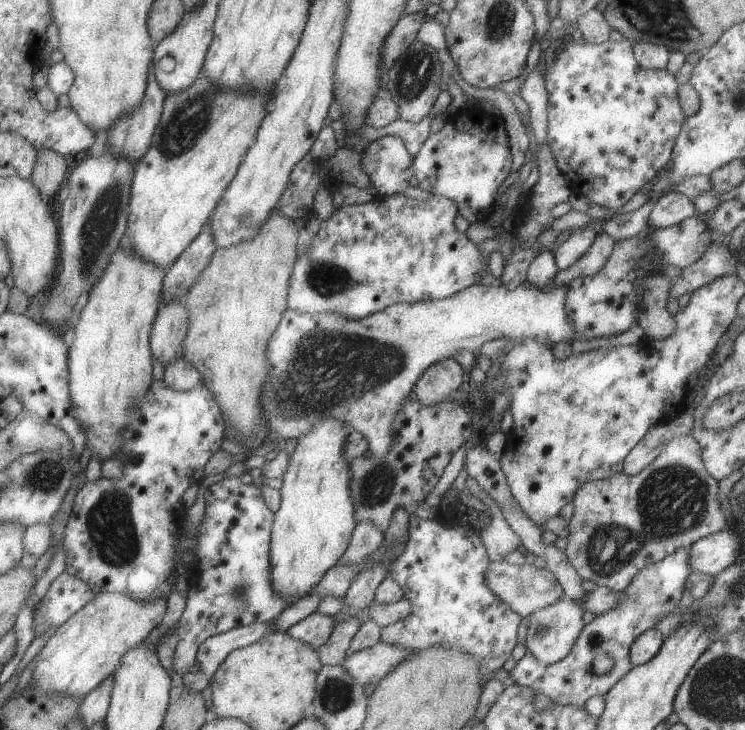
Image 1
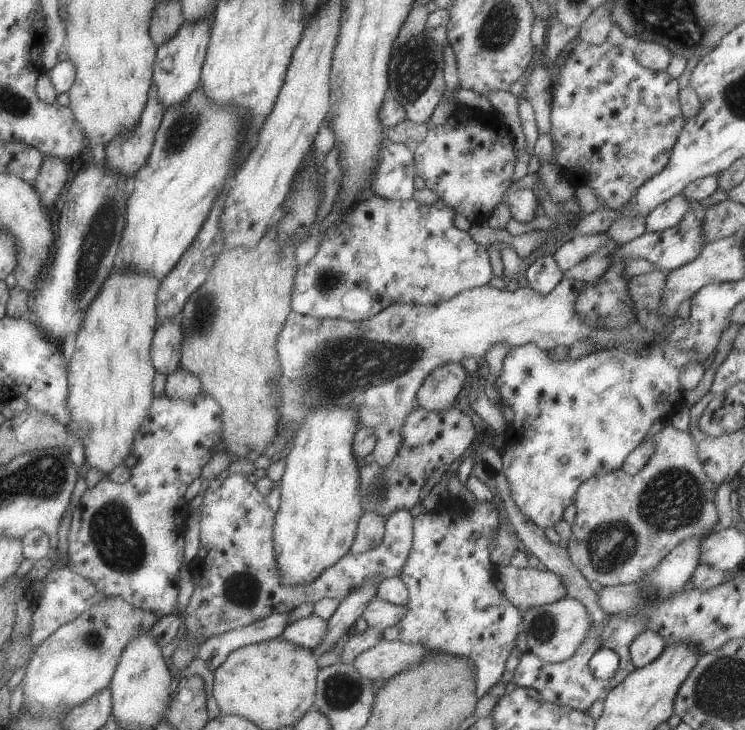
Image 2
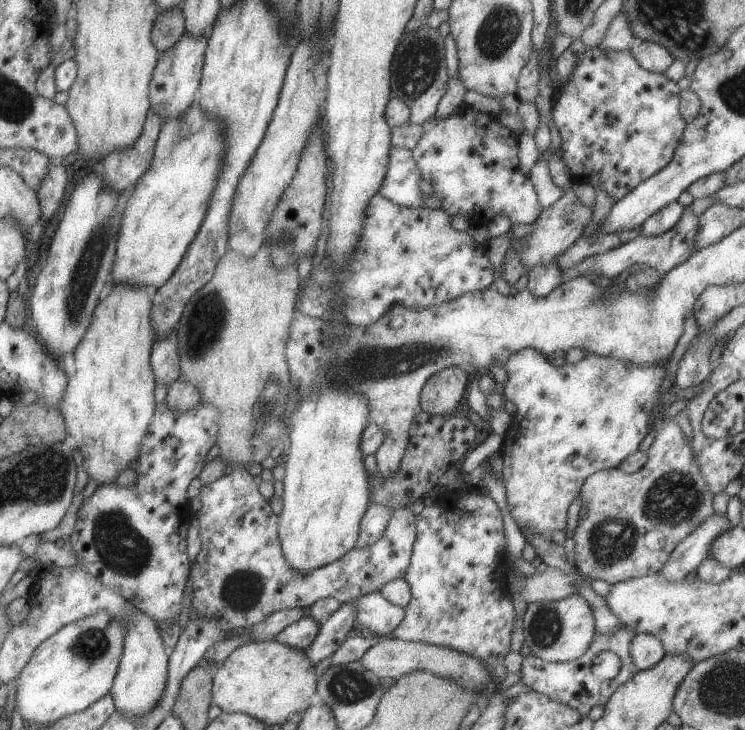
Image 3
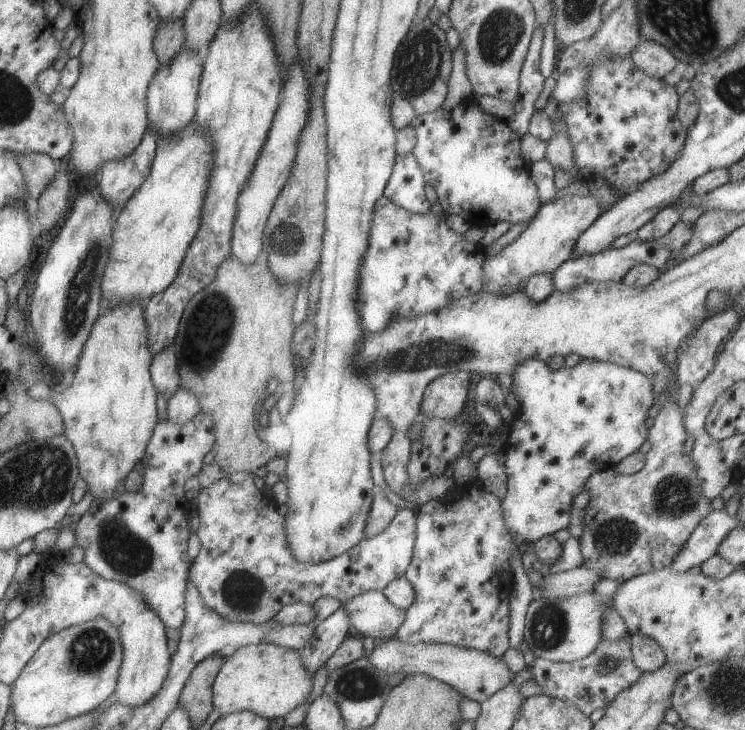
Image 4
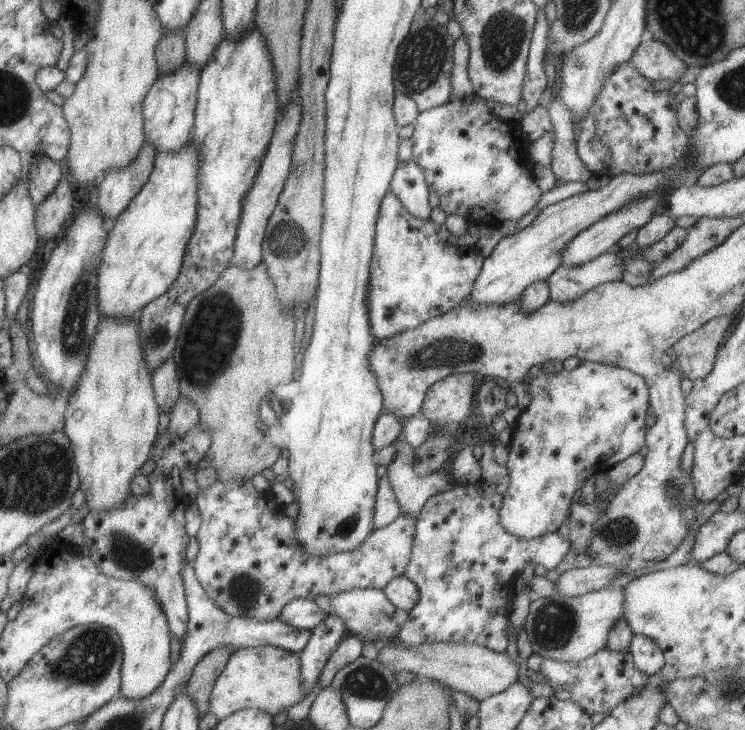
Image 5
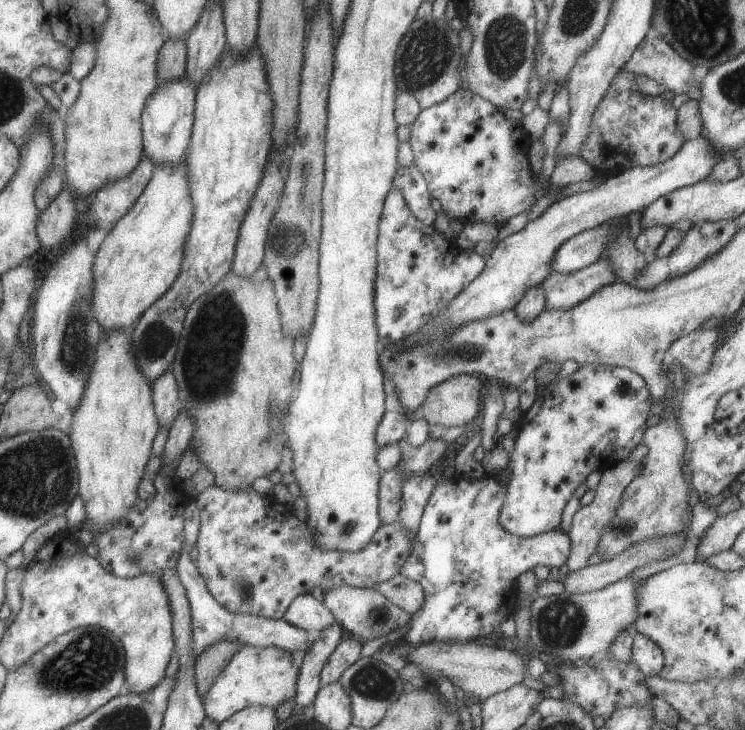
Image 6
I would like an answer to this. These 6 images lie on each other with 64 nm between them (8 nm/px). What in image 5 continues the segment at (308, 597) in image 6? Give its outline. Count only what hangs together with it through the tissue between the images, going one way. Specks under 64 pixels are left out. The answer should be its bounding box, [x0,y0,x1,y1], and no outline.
[277,598,328,631]

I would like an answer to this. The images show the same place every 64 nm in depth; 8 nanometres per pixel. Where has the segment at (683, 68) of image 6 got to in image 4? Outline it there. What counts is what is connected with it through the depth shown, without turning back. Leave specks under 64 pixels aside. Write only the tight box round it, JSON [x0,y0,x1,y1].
[629,40,680,79]

